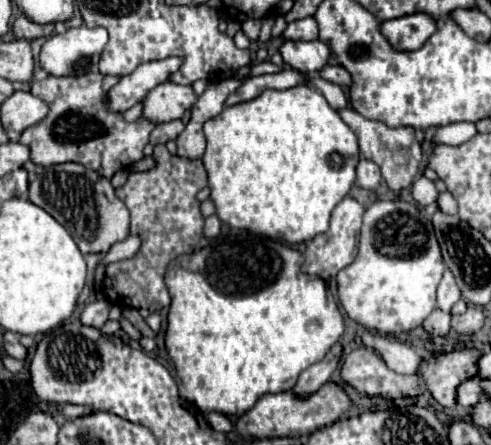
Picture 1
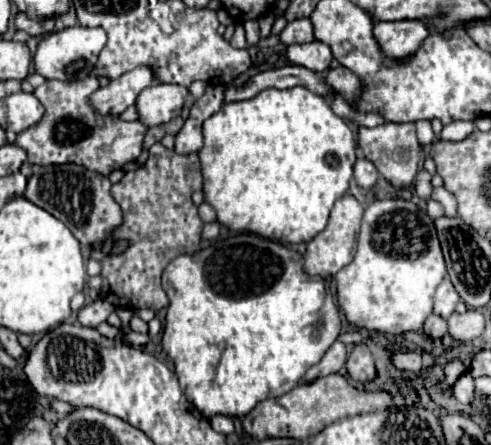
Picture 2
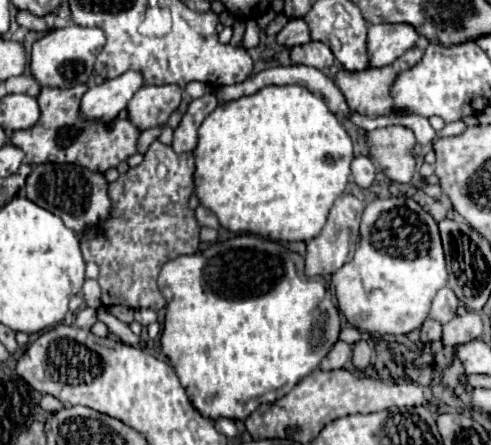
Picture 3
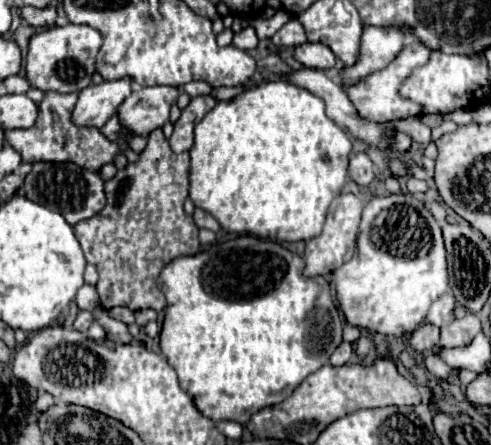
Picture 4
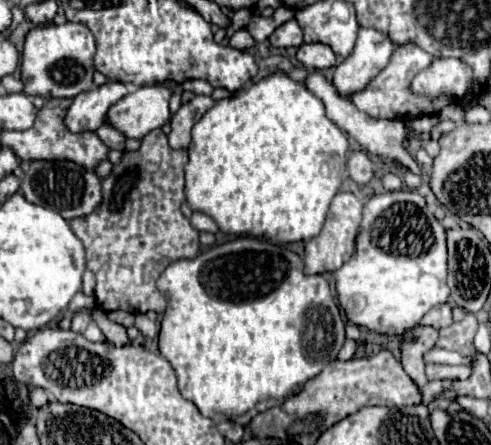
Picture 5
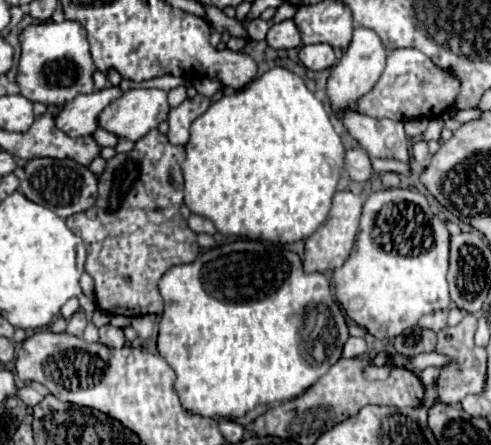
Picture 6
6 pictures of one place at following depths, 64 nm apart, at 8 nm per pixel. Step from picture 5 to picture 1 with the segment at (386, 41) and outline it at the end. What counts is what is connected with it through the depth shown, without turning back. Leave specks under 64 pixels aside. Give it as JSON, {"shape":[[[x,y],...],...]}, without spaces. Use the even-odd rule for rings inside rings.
{"shape":[[[414,12],[382,24],[382,34],[398,50],[418,50],[436,32],[438,22],[426,12]]]}

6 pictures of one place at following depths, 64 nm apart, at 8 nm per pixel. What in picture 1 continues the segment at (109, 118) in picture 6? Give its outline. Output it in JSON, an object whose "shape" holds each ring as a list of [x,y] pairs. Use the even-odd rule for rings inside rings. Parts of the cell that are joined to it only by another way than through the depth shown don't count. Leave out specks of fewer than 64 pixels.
{"shape":[[[176,82],[158,84],[144,98],[144,116],[156,124],[170,122],[182,118],[186,110],[190,110],[196,102],[196,94],[192,86],[182,86]]]}

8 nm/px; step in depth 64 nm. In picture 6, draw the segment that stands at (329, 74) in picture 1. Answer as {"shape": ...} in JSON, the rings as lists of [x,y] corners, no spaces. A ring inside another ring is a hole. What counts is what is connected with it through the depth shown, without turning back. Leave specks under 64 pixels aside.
{"shape":[[[398,48],[388,54],[386,68],[376,82],[376,86],[356,102],[356,110],[372,118],[390,118],[390,120],[414,120],[414,118],[438,118],[448,110],[460,92],[460,82],[452,76],[444,76],[428,56],[416,48]]]}

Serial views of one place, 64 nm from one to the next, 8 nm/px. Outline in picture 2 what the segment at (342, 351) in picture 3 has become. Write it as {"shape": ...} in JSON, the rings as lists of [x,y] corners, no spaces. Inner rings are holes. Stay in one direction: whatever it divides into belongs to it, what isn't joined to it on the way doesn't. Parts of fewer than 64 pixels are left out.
{"shape":[[[336,340],[330,350],[324,354],[324,358],[314,364],[312,368],[308,368],[308,372],[304,374],[304,382],[312,382],[312,380],[318,380],[318,378],[324,378],[328,374],[336,374],[336,372],[342,372],[346,364],[346,346]]]}

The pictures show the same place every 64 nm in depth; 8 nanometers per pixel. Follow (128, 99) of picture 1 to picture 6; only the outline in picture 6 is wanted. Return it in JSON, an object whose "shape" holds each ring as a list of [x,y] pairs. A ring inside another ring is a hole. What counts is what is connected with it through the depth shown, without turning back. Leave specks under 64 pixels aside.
{"shape":[[[110,86],[92,94],[80,94],[64,106],[56,118],[56,124],[68,136],[90,136],[98,128],[100,112],[120,96],[120,86]]]}

